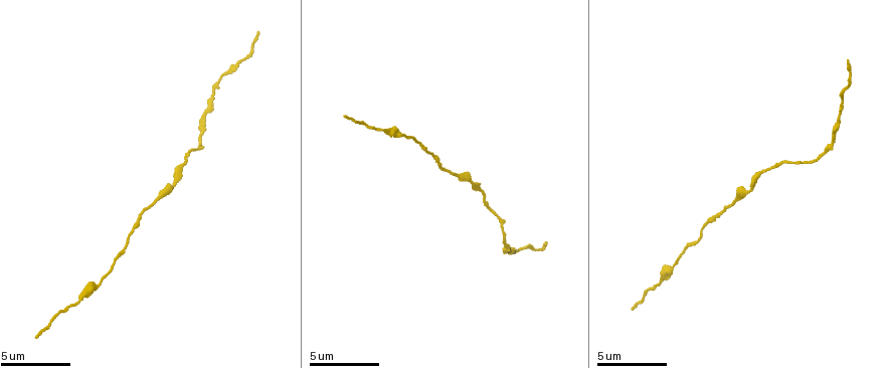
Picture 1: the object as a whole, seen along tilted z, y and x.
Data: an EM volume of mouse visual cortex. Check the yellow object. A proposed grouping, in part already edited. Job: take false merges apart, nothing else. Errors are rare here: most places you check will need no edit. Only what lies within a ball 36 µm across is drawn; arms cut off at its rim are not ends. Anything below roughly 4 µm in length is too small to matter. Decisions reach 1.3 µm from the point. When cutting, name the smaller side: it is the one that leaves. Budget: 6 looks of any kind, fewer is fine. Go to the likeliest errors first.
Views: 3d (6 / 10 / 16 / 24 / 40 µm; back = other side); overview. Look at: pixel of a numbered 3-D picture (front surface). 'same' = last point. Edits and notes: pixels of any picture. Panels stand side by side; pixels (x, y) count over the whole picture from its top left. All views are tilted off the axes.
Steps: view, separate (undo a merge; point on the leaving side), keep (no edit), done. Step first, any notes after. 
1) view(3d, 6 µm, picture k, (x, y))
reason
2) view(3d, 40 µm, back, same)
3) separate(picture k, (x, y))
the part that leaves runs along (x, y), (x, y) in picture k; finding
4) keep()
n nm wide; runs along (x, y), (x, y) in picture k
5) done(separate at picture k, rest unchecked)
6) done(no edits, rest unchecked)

view(3d, 10 µm, picture 1, (471, 176))

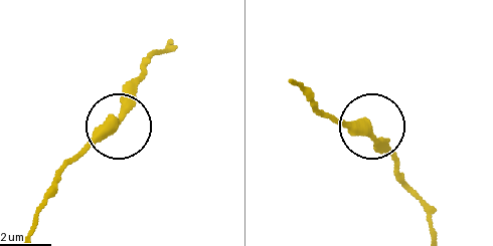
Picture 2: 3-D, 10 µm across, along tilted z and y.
view(3d, 6 µm, picture 2, (368, 132))

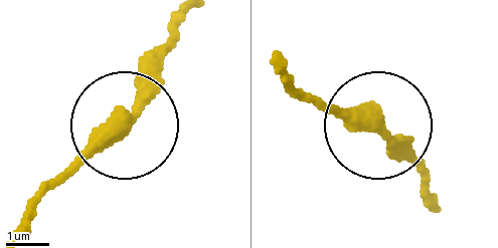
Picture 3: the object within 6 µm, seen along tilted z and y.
keep()
runs along (376, 132), (422, 175) in picture 3; one cell here

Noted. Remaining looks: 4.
view(3d, 16 µm, picture 1, (677, 262))
thick turns thin

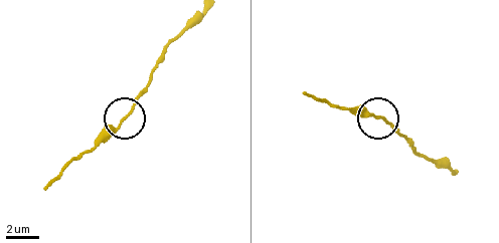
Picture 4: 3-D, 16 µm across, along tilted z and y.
keep()
130 nm wide; continuous, no second cell

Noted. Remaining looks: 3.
view(3d, 6 µm, picture 1, (200, 141))
sudden change in width

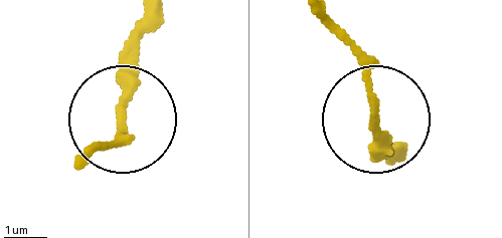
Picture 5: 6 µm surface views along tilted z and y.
view(3d, 6 µm, back, picture 5, (120, 117))

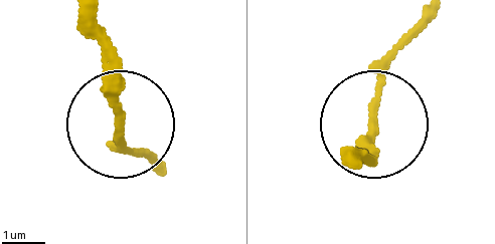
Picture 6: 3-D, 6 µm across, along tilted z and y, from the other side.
keep()
runs along (157, 170), (124, 146), (106, 43) in picture 6; one cell here

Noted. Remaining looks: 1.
done(no edits, rest unchecked)

